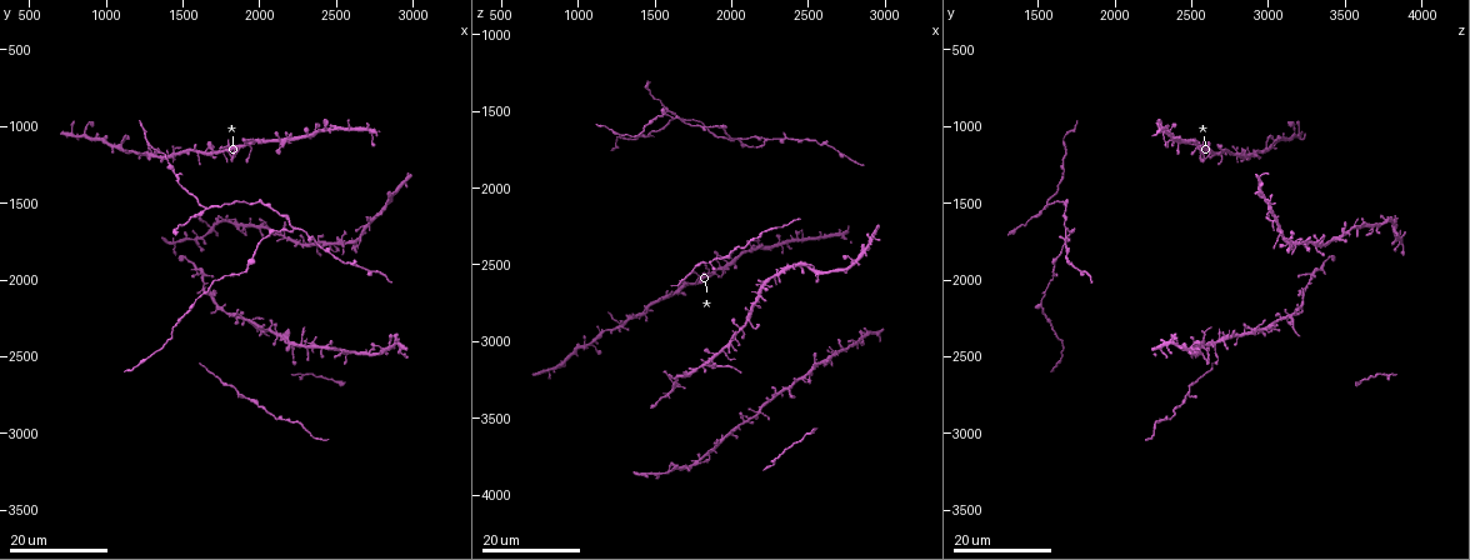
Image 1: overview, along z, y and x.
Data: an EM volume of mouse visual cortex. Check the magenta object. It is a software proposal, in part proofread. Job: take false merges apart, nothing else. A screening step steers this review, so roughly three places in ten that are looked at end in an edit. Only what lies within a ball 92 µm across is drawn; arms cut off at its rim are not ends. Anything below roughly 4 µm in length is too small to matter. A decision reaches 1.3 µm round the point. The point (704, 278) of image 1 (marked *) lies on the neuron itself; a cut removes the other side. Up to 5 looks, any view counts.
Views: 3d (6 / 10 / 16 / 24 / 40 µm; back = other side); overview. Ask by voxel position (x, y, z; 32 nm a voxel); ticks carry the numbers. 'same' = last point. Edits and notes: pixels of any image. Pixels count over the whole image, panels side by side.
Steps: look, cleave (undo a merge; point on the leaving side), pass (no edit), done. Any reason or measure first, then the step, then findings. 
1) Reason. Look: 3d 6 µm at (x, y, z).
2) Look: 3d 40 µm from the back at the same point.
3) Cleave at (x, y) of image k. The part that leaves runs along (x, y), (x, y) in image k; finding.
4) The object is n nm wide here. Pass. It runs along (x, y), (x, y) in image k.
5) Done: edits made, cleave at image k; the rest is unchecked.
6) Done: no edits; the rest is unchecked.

Four or more arms meet. Look: 3d 16 µm at (1920, 1120, 2540).

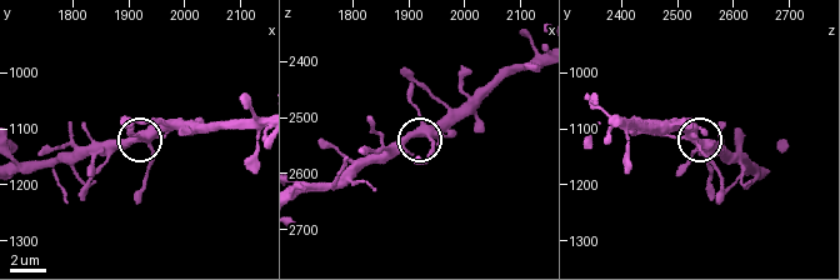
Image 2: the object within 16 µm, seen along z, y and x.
Look: 3d 10 µm at (1935, 1130, 2535).

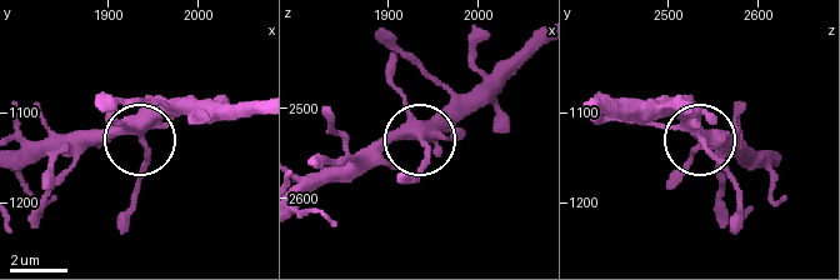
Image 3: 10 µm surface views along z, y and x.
The object is 340 nm wide here. Pass. It runs along (43, 155), (133, 136), (148, 158), (140, 184) in image 3; one neuron here.

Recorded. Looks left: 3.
Branch point. Look: 3d 24 µm at (2240, 1680, 1700).

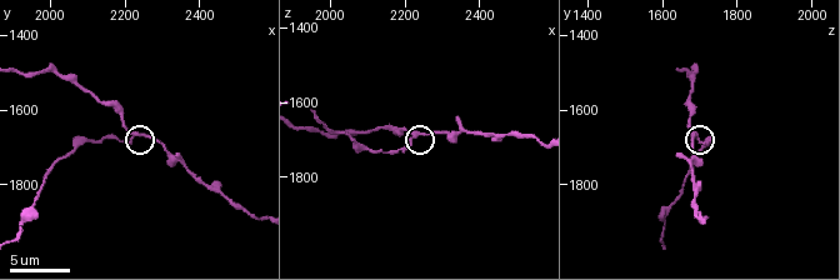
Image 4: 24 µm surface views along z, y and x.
Look: 3d 6 µm at (2230, 1670, 1690).

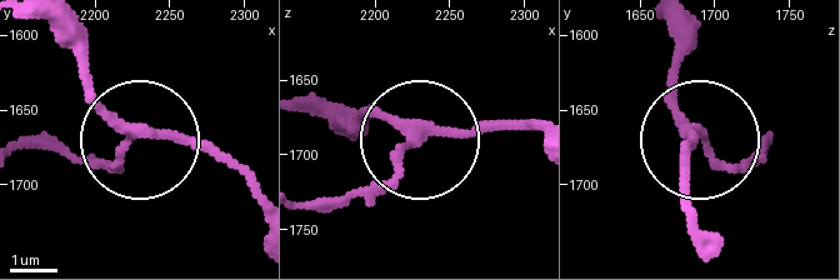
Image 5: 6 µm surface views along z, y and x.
The object is 210 nm wide here. Pass. All the same neuron.

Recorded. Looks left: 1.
Done: no edits; the rest is unchecked.

